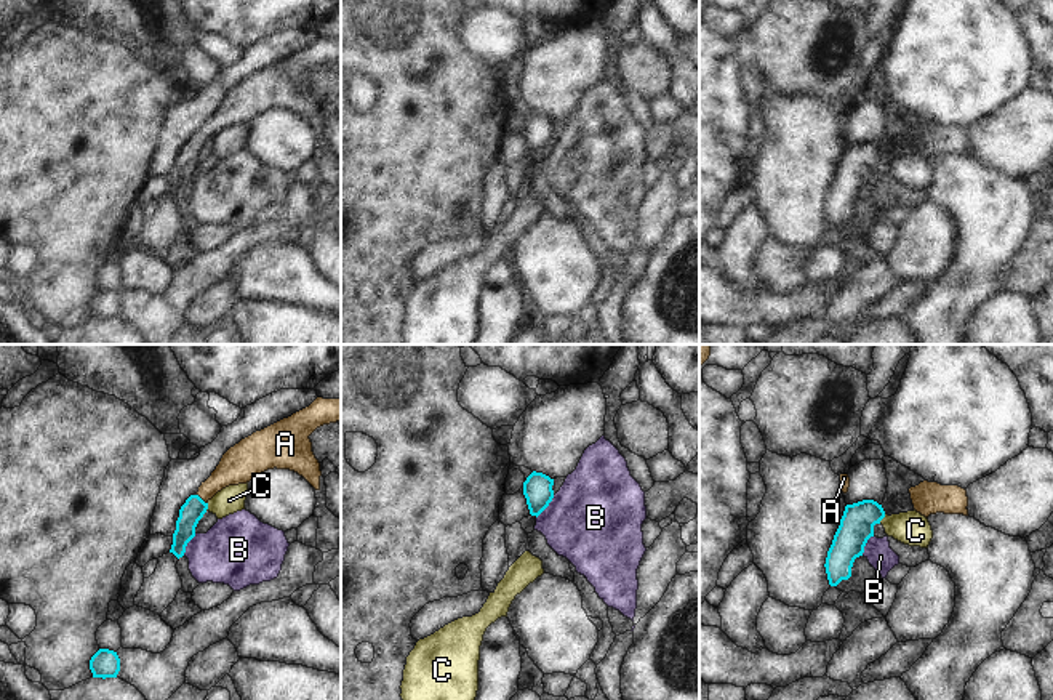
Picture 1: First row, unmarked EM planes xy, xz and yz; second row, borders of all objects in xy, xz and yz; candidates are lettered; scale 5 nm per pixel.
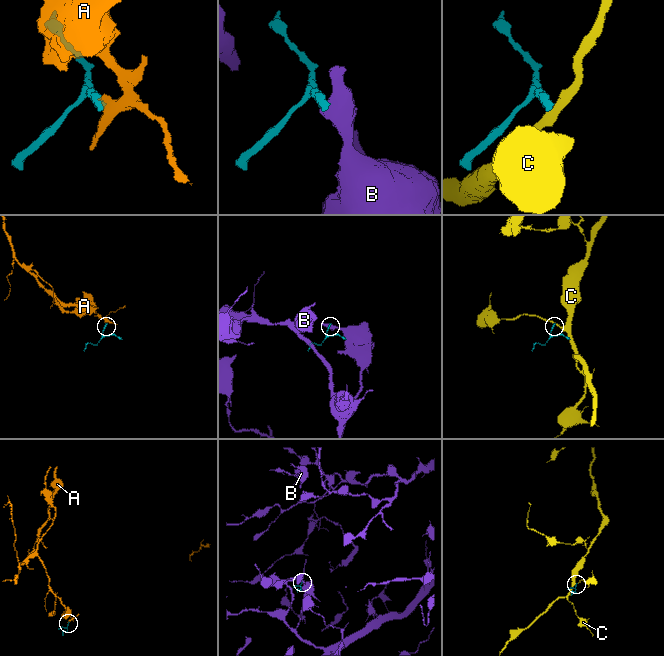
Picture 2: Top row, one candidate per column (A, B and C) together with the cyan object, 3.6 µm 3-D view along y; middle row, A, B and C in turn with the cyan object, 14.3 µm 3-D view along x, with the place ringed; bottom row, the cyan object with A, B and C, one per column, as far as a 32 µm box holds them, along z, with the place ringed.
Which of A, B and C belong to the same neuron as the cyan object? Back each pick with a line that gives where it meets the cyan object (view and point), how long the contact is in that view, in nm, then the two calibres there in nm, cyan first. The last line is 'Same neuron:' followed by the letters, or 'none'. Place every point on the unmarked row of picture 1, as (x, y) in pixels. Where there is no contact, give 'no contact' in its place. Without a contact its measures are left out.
A: meets cyan in xy at (200, 140); contact 80 nm long; 120 nm thick on the cyan side, 180 nm on the other
Same neuron: A

